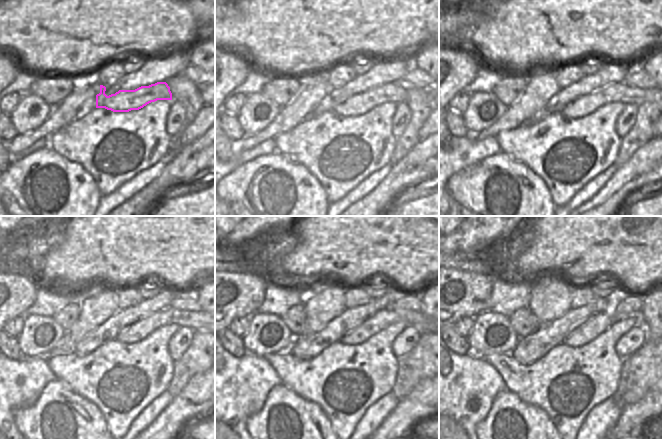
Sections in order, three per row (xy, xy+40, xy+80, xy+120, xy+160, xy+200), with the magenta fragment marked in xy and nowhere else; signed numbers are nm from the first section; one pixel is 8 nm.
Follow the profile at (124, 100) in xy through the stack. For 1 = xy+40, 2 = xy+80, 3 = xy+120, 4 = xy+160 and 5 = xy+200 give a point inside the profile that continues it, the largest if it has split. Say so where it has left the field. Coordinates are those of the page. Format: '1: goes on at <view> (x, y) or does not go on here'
1: goes on at xy+40 (357, 105)
2: goes on at xy+80 (619, 92)
3: goes on at xy+120 (139, 330)
4: goes on at xy+160 (384, 318)
5: goes on at xy+200 (597, 324)

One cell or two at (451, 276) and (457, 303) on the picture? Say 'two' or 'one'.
one

